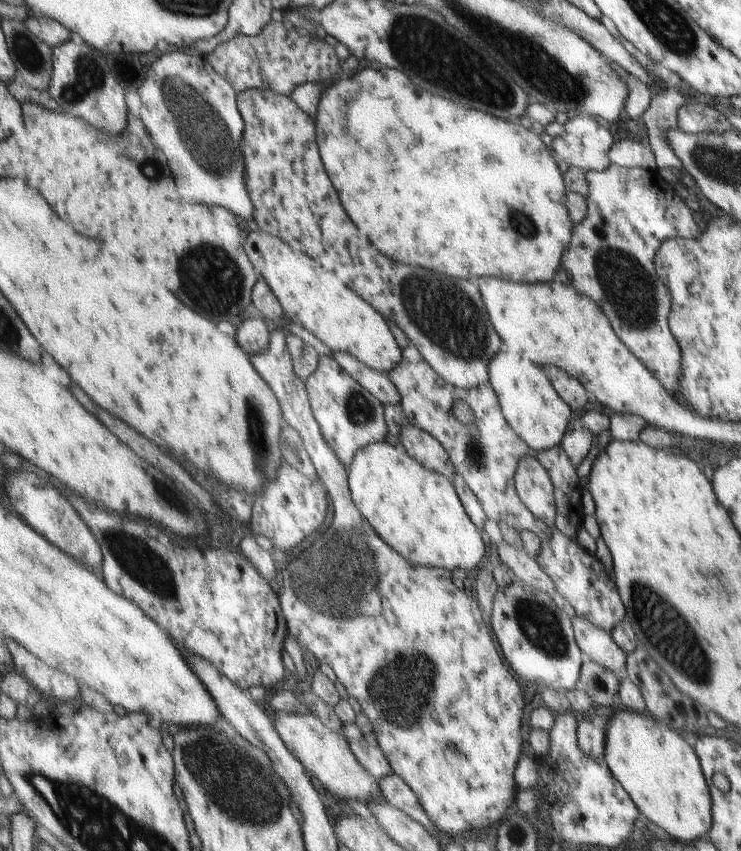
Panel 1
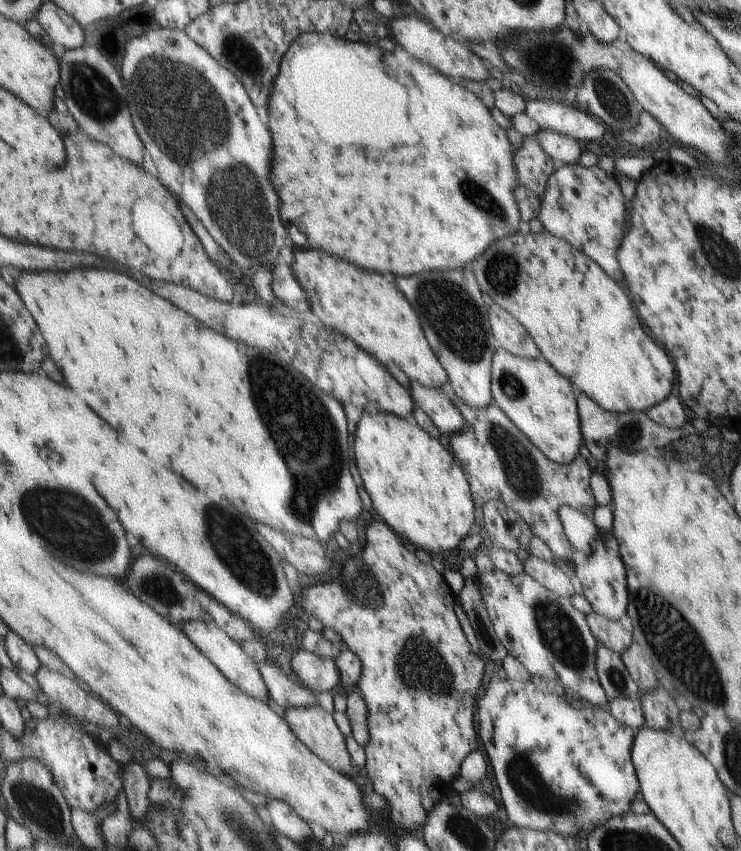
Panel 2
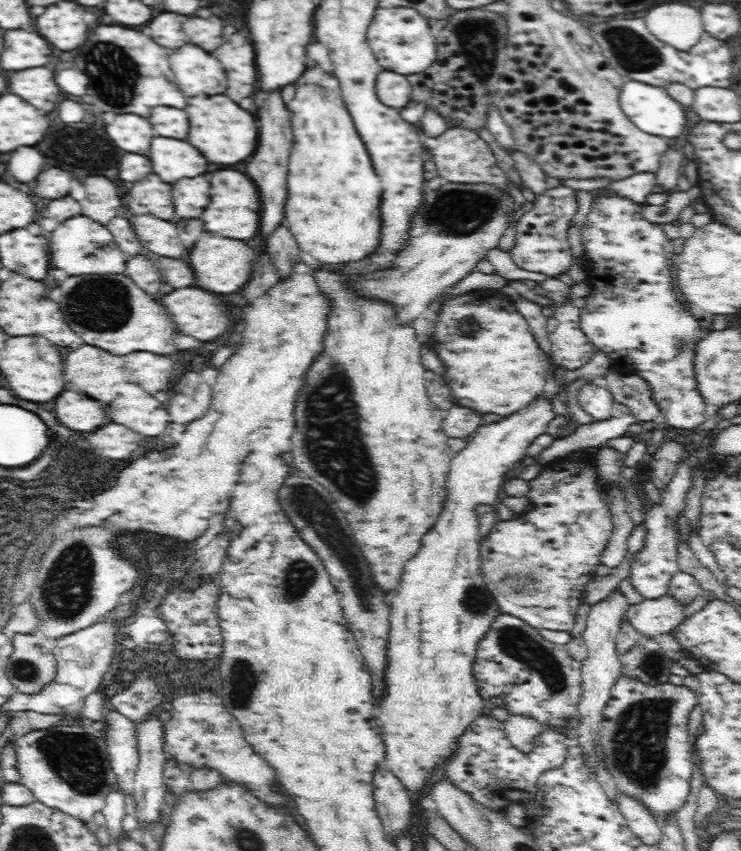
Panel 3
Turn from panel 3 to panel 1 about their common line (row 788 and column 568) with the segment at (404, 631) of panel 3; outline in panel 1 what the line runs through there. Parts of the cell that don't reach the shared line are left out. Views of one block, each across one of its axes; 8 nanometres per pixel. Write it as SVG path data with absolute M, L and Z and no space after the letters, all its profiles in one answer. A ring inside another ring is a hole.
M502 350L493 357L488 366L489 383L499 397L500 410L508 425L528 445L531 450L543 452L559 445L569 422L568 403L564 401L552 386L549 378L543 376L543 370L529 360L511 358Z

